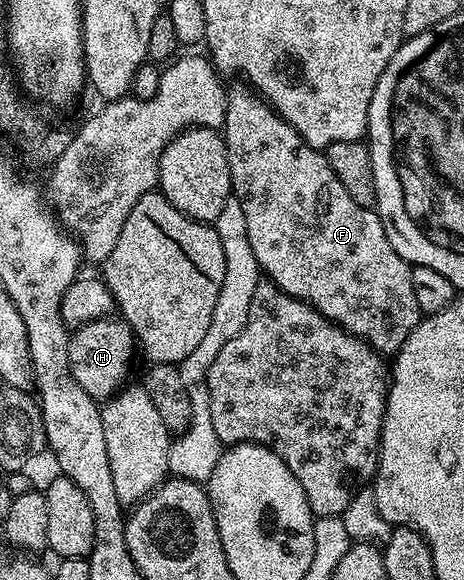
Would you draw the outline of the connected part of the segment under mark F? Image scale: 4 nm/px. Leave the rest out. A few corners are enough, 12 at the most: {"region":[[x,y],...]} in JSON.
{"region":[[227,88],[262,275],[380,354],[421,319],[378,211],[254,88]]}

